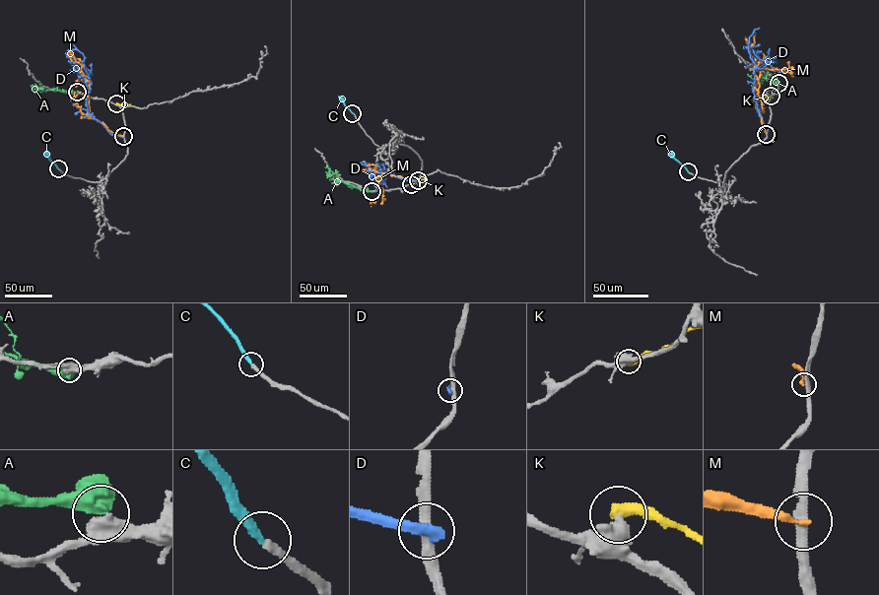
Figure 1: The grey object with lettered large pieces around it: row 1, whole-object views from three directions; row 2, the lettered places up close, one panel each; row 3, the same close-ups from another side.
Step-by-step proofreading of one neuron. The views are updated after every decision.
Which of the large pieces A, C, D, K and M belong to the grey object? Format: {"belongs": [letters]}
{"belongs": ["C"]}

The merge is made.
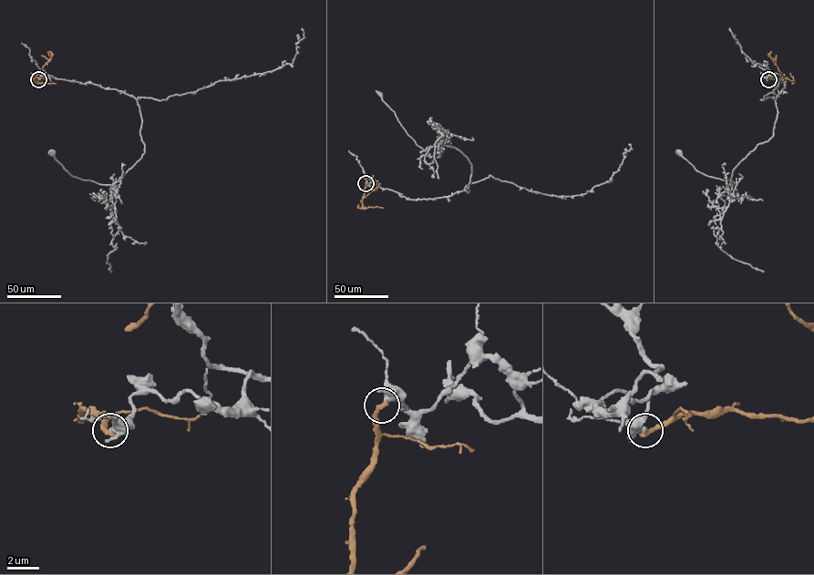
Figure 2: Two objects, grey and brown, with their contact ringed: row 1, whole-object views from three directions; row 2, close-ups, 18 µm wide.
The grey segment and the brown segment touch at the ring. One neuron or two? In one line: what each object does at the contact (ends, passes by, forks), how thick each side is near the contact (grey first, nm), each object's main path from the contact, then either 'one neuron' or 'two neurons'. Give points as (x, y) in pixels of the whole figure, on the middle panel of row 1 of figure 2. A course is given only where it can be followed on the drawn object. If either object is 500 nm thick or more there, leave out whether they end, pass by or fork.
grey passes by | brown ends | 360/360 nm | grey via (365, 183), (374, 179), (414, 200), (469, 190), (468, 159), (455, 148), (418, 146), (380, 94) | brown via (365, 183), (363, 197), (379, 184), (375, 186) | two neurons

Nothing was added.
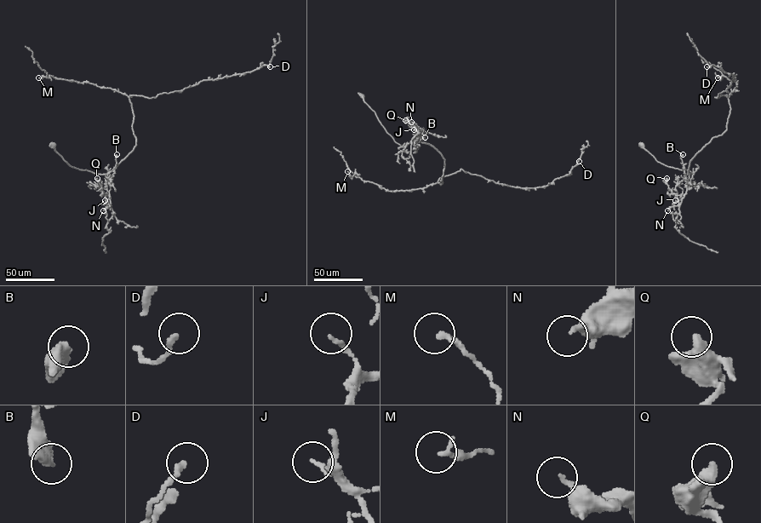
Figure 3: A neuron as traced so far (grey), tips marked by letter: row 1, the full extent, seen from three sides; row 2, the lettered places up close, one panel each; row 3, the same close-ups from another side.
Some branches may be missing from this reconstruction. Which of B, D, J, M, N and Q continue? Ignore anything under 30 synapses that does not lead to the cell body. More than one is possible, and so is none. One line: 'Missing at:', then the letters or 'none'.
Missing at: none

